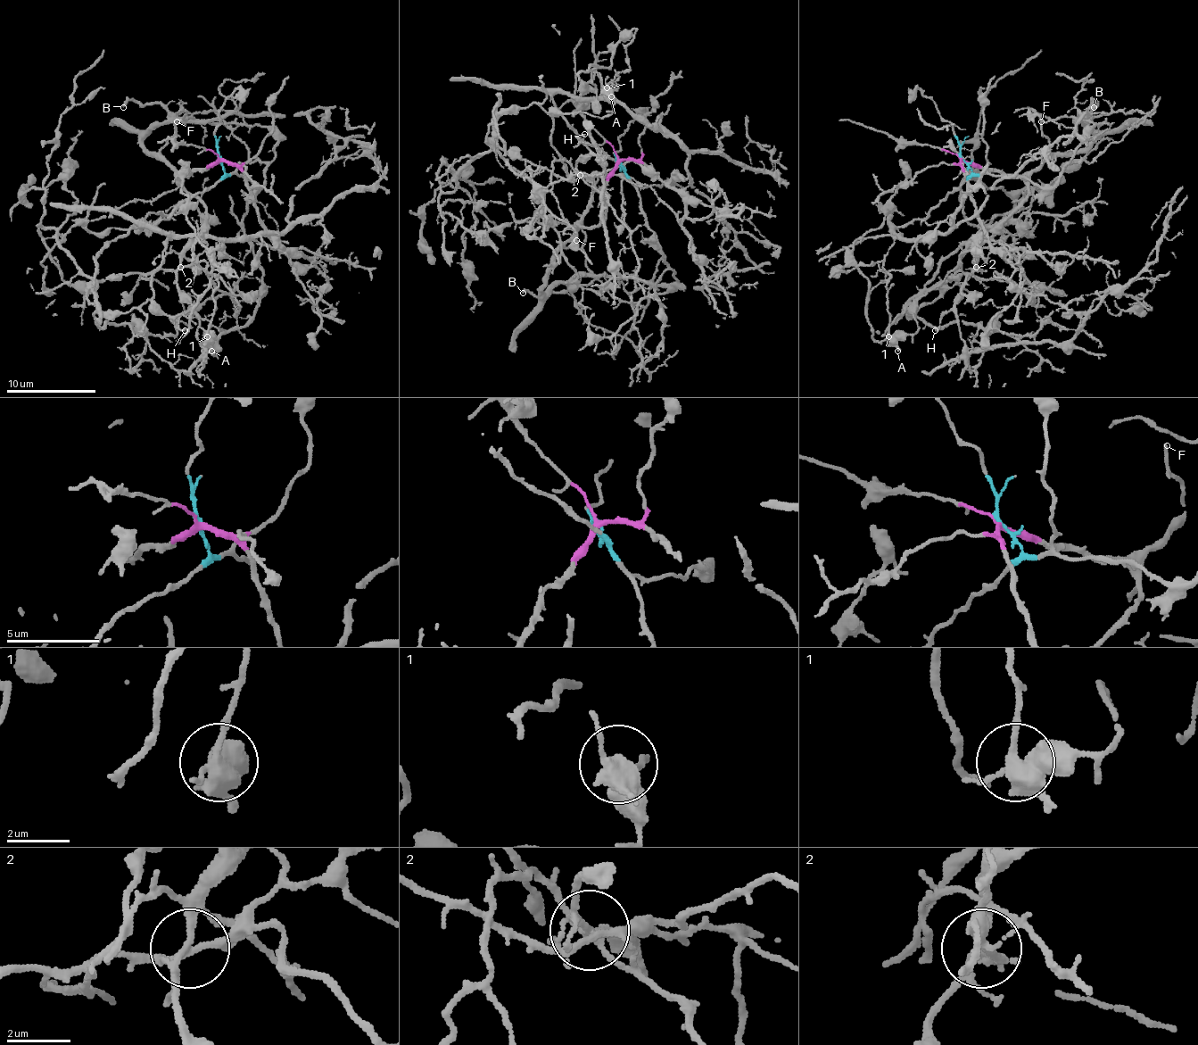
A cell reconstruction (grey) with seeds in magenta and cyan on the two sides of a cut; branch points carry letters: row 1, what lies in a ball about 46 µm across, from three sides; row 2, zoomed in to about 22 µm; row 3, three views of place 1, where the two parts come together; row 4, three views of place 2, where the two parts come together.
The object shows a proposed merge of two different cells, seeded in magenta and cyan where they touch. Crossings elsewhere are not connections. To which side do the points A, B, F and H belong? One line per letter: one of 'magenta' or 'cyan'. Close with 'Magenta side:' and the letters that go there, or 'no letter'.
A: cyan
B: cyan
F: magenta
H: magenta
Magenta side: F, H

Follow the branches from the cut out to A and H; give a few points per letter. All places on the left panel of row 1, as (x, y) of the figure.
A: (220, 159), (223, 174), (210, 187), (153, 226), (196, 235), (210, 257), (218, 288), (211, 295), (211, 351)
H: (220, 159), (180, 178), (205, 208), (205, 226), (185, 248), (176, 277), (192, 306), (178, 319), (185, 331)

